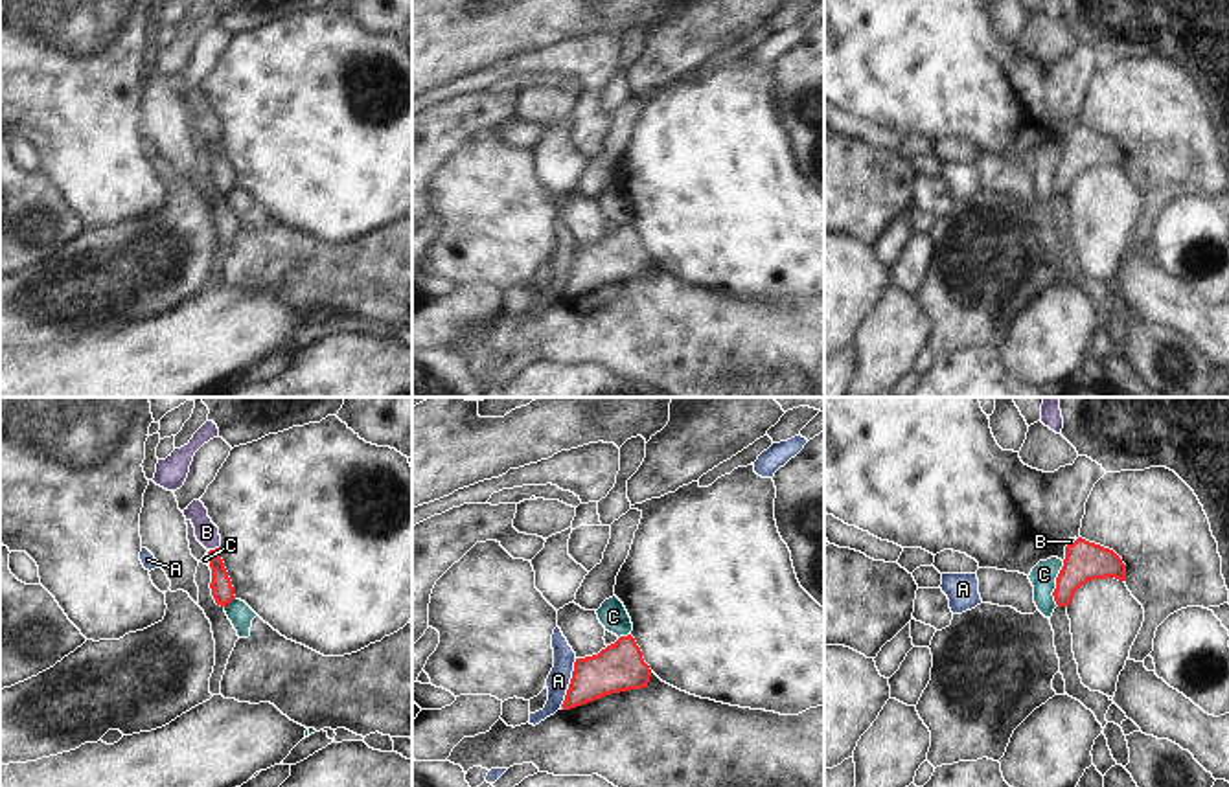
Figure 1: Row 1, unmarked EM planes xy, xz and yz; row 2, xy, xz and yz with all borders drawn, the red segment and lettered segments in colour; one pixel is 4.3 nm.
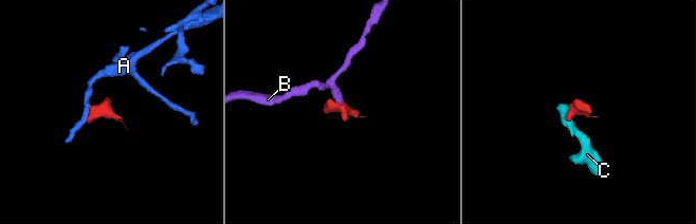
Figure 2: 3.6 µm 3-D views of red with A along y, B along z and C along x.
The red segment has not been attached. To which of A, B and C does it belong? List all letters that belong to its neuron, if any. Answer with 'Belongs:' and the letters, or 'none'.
Belongs: B.

